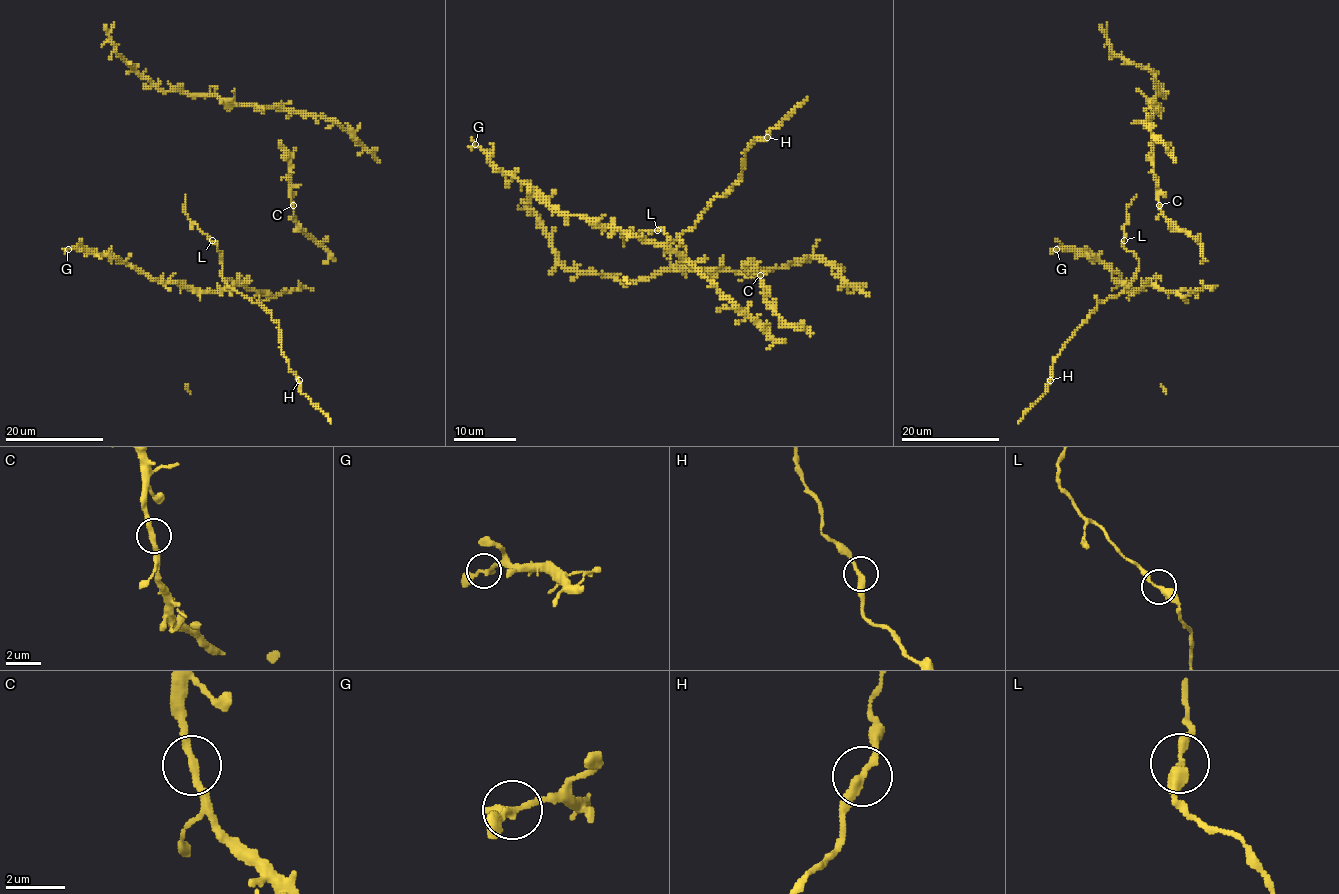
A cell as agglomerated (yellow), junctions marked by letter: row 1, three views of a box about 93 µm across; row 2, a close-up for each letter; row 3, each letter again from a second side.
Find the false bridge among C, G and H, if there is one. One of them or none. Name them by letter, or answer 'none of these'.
none of these

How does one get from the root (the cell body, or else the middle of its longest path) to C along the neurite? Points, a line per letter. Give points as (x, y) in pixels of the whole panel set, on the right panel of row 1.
C: (1196, 238), (1179, 230), (1159, 205)

